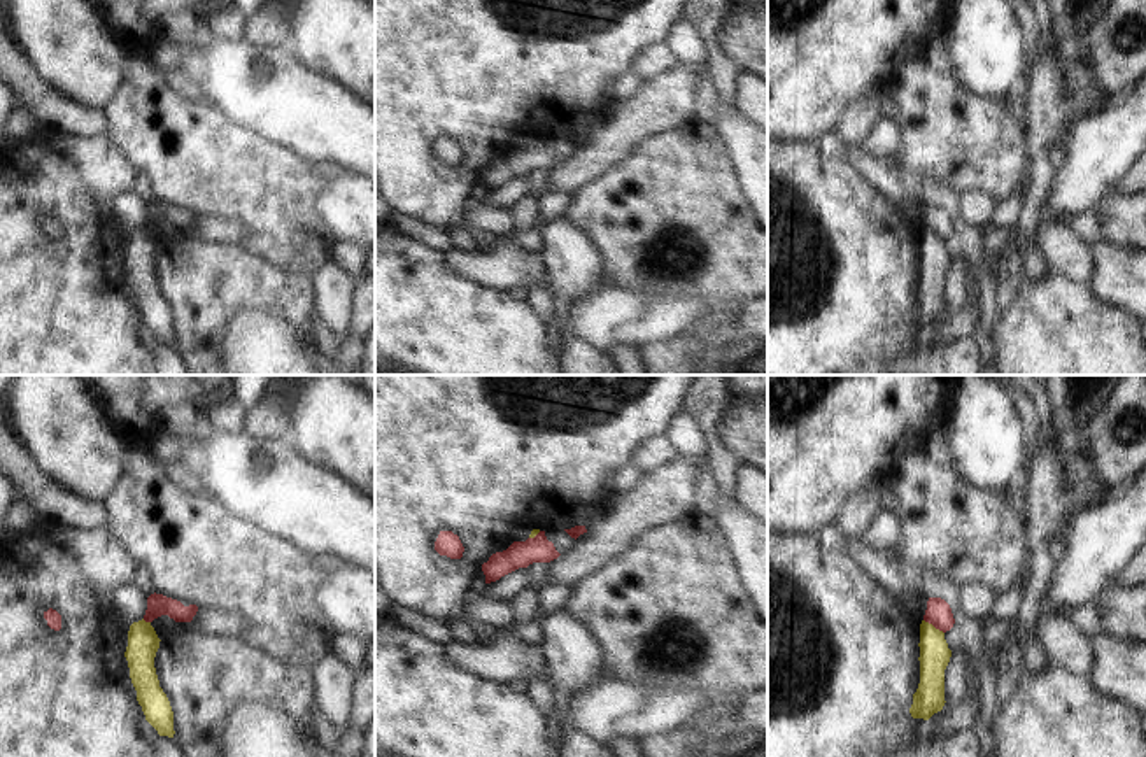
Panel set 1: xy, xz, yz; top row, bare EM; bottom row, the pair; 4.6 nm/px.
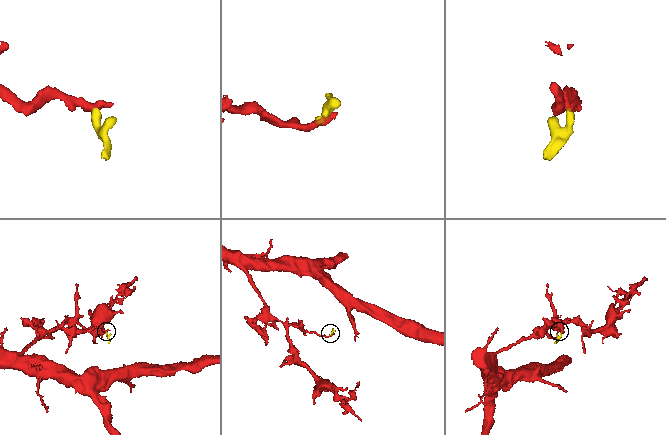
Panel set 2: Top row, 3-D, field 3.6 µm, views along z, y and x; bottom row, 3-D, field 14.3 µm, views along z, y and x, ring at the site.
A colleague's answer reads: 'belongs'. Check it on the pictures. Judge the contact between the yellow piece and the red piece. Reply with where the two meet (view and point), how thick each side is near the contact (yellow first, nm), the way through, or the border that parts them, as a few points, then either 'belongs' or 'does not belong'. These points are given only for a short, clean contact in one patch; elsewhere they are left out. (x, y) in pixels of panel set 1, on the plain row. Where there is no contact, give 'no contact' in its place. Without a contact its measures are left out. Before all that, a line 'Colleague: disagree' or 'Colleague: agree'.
Colleague: disagree
contact yz (933, 233); calibres 140 and 120 nm; border yz (924, 226), (943, 240); does not belong

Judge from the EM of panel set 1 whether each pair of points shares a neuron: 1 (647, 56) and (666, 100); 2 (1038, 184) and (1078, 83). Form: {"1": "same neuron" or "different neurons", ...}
{"1": "different neurons", "2": "same neuron"}

